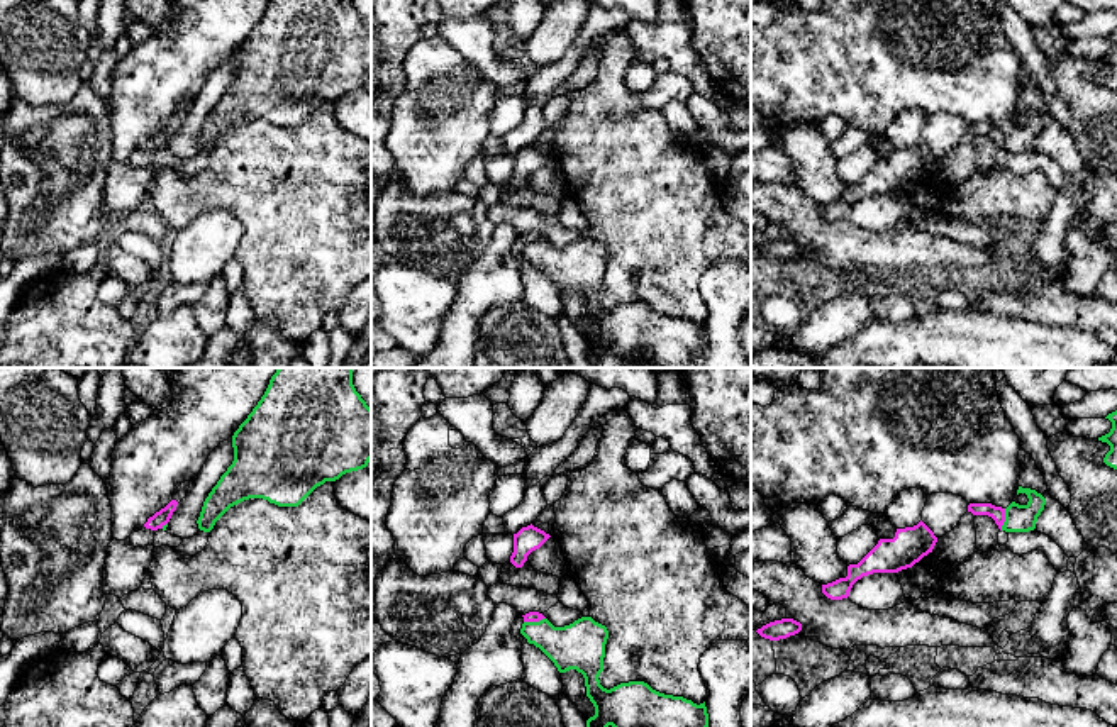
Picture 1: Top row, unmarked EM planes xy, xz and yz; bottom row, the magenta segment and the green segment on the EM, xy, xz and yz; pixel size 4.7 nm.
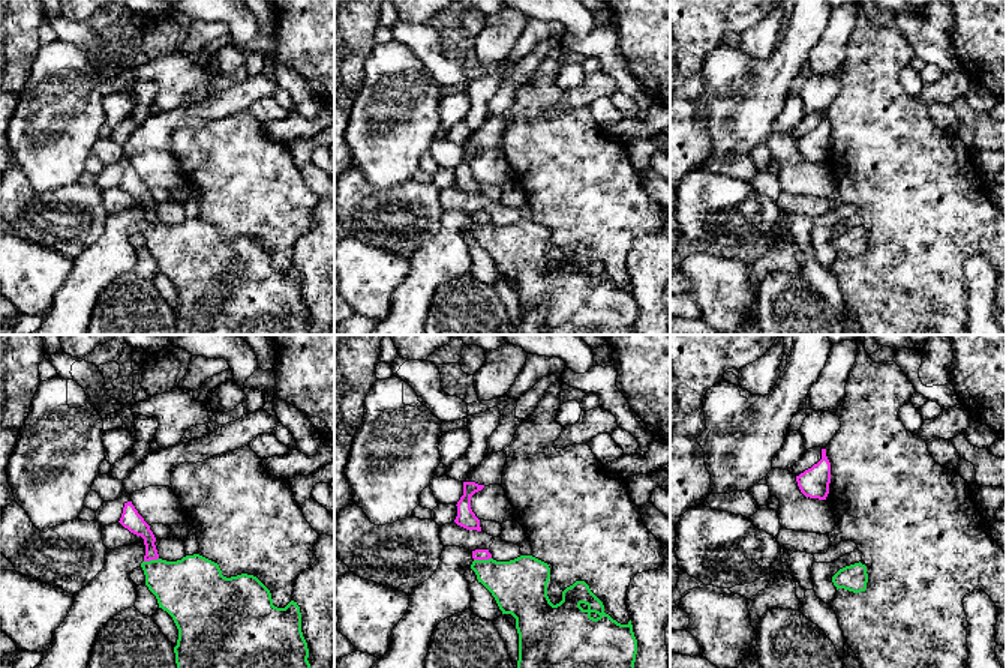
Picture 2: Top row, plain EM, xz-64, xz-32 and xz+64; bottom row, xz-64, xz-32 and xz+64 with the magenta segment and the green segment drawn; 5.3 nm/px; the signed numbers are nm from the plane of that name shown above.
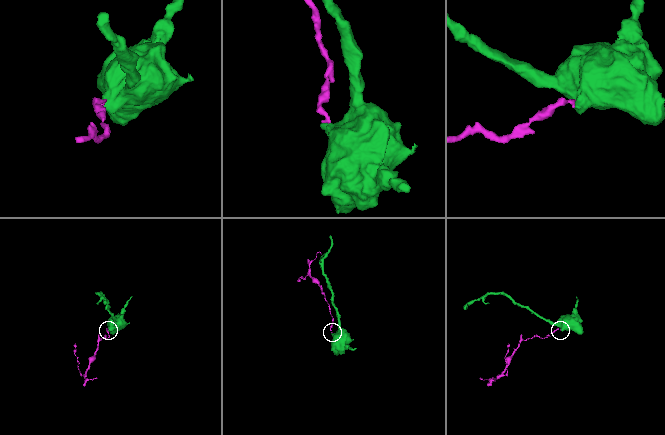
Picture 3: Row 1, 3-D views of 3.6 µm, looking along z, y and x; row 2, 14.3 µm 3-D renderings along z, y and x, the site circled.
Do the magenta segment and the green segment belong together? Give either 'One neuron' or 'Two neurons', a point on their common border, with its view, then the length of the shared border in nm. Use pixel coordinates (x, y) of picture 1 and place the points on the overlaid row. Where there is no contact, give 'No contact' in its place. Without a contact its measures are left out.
Two neurons. Touches magenta at xz (534, 621). Shared border 110 nm

